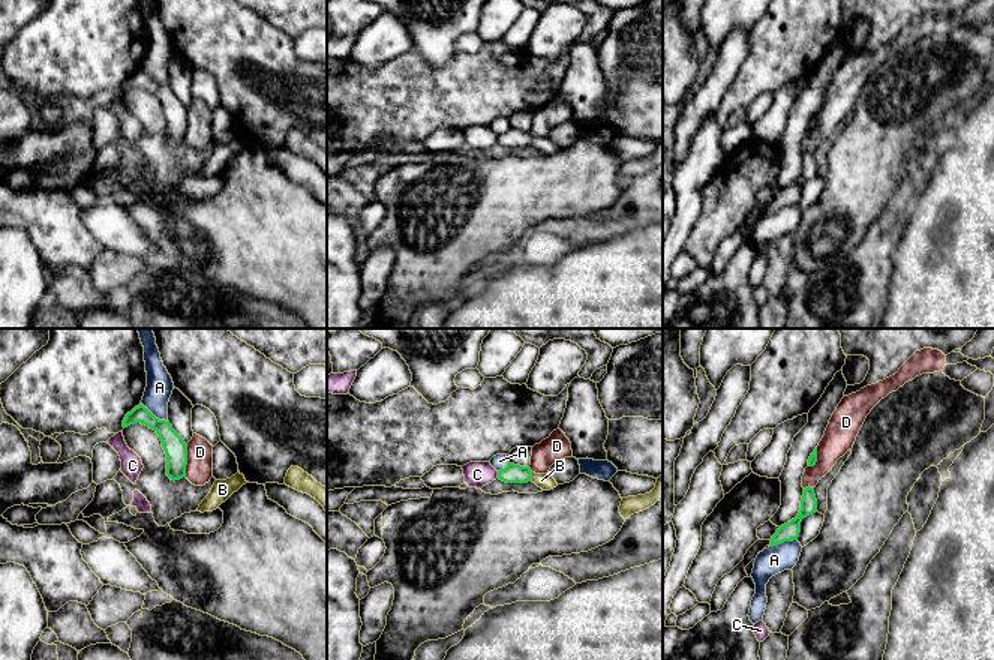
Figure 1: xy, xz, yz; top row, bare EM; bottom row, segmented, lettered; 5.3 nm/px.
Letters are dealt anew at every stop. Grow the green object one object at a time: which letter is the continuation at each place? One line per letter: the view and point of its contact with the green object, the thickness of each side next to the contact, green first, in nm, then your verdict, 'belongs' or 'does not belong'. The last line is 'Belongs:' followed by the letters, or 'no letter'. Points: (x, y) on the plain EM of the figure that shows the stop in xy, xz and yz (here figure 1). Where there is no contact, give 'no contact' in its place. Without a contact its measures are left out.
A: contact xy (153, 80); calibres 120 and 140 nm; does not belong
B: contact xz (531, 141); calibres 100 and 80 nm; does not belong
C: contact xz (498, 138); calibres 100 and 140 nm; does not belong
D: contact xy (186, 125); calibres 120 and 140 nm; does not belong
Belongs: no letter

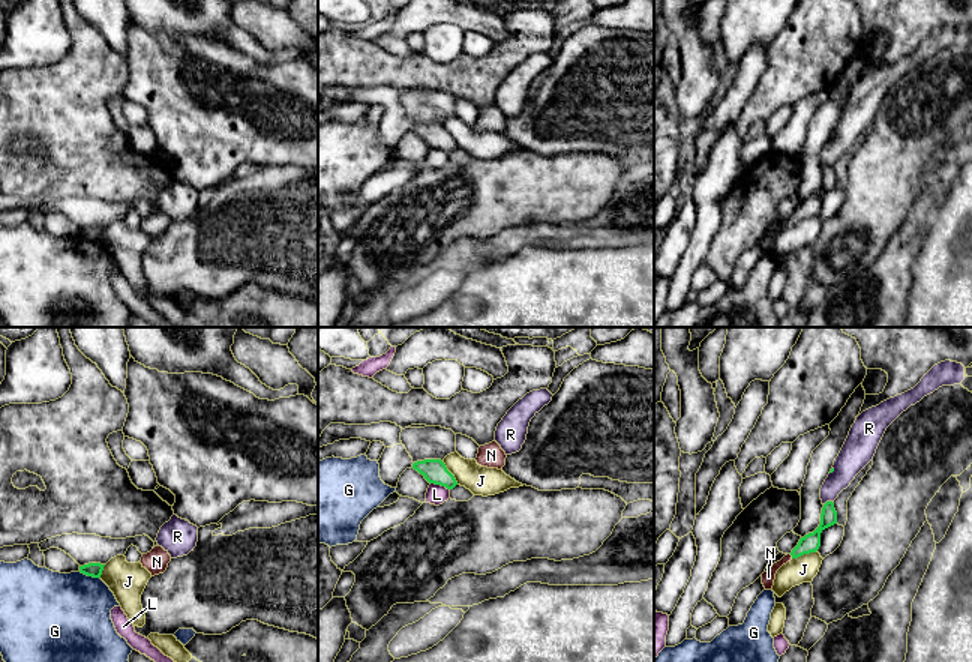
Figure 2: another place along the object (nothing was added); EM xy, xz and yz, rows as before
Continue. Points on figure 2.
G: contact xy (90, 239); calibres 80 and 460 nm; does not belong
J: contact yz (804, 216); calibres 100 and 140 nm; does not belong
L: contact xz (440, 147); calibres 130 and 110 nm; does not belong
N: contact yz (791, 218); calibres 100 and 70 nm; belongs
R: contact yz (828, 165); calibres 100 and 150 nm; does not belong
Belongs: N

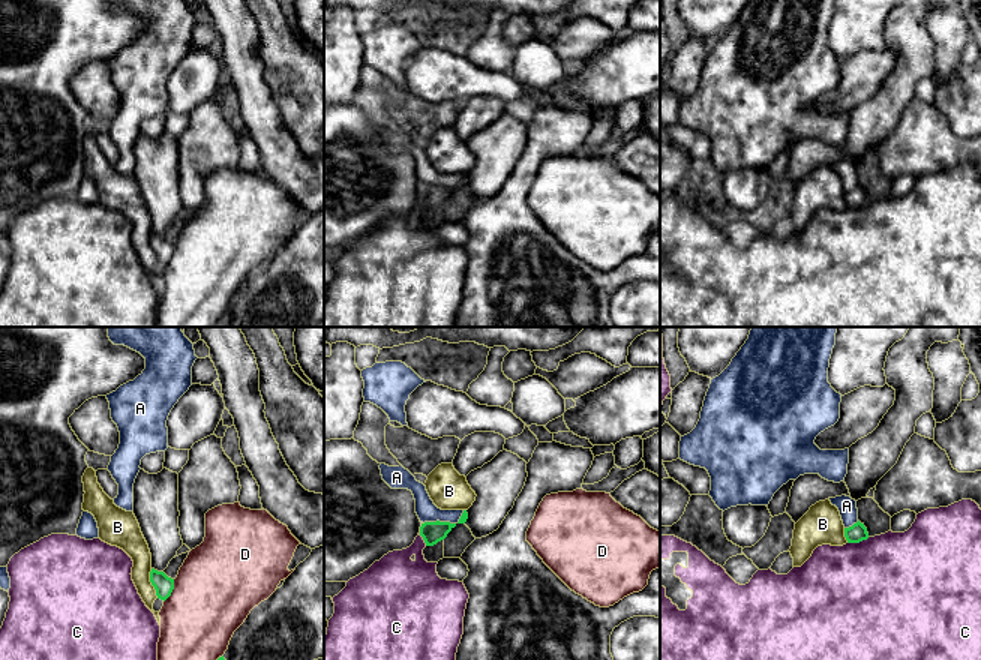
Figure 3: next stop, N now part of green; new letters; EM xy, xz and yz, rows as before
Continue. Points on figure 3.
A: contact xz (446, 186); calibres 120 and 110 nm; does not belong
B: contact xy (152, 248); calibres 110 and 140 nm; does not belong
C: contact yz (858, 206); calibres 100 and 500 nm; does not belong
D: contact xy (171, 255); calibres 110 and 440 nm; does not belong
Belongs: no letter

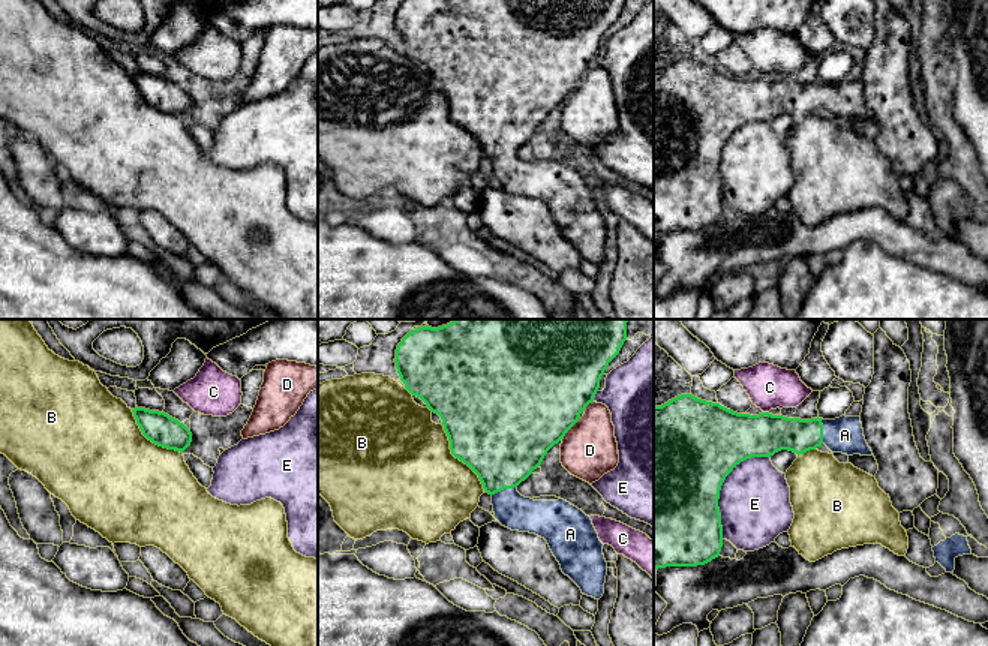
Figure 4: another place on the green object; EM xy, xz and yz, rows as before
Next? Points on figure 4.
A: contact xz (504, 152); calibres 460 and 190 nm; belongs
B: contact xz (458, 122); calibres 500 and 480 nm; does not belong
C: contact yz (766, 77); calibres 300 and 240 nm; does not belong
D: contact xz (570, 92); calibres 500 and 300 nm; does not belong
E: contact yz (721, 149); calibres 500 and 380 nm; does not belong
Belongs: A

